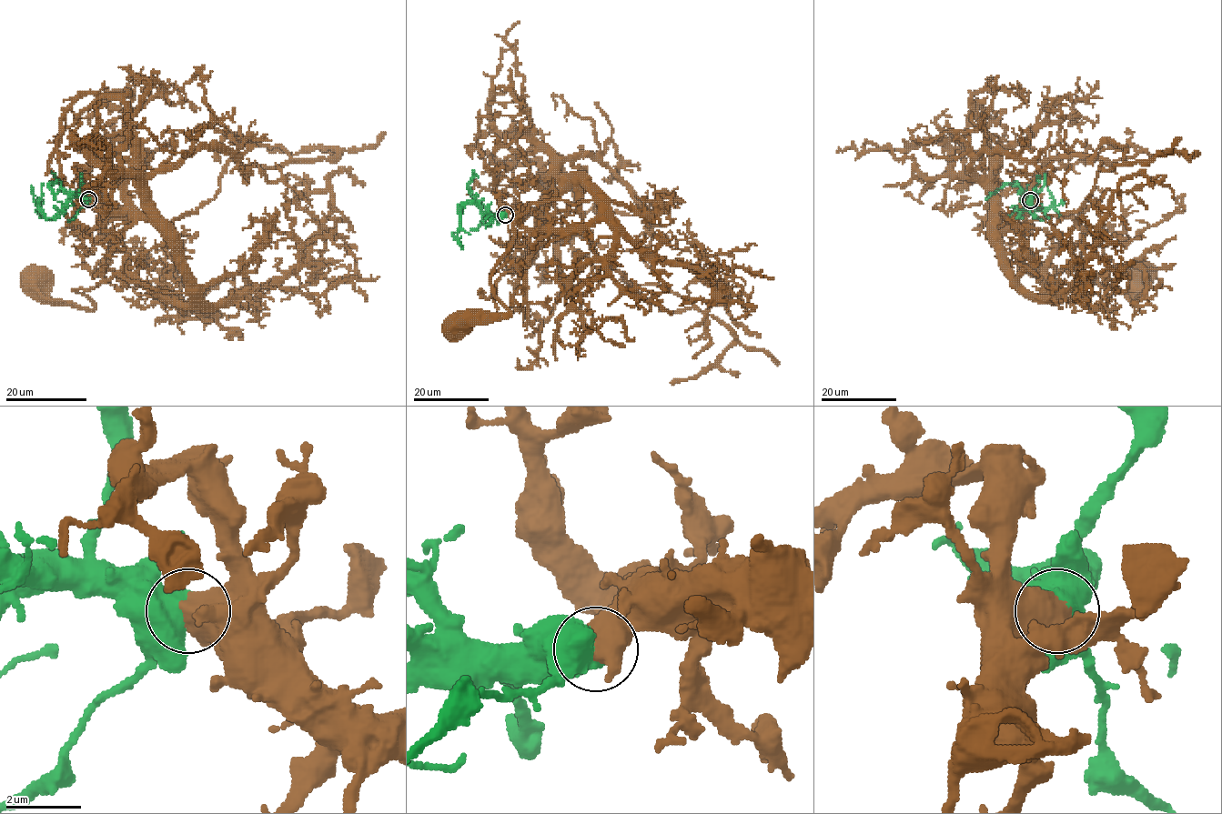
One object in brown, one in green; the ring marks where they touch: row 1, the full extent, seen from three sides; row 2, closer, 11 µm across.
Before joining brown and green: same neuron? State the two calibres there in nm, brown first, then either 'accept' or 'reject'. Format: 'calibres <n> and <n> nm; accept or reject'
calibres 550 and 850 nm; accept

